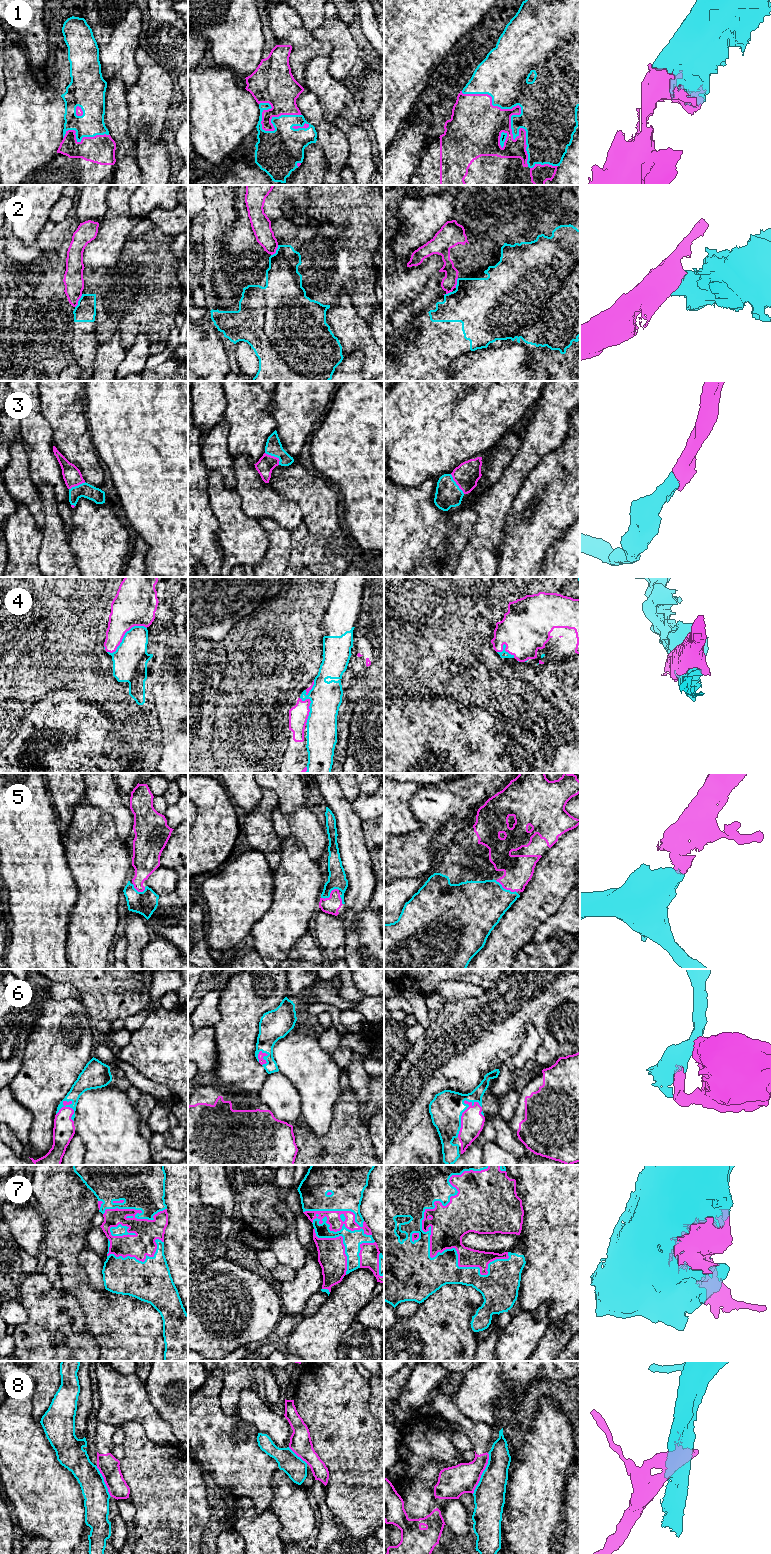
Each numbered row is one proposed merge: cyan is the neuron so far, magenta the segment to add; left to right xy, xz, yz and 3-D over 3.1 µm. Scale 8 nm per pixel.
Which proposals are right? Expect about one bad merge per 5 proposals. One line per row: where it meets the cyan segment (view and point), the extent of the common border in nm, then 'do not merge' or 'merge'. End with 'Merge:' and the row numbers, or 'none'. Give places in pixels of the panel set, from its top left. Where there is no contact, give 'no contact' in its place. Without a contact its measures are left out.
1: yz (515, 115) | 800 nm | merge
2: xy (78, 301) | 130 nm | do not merge
3: xz (274, 456) | 160 nm | merge
4: xy (124, 635) | 380 nm | do not merge
5: yz (505, 889) | 200 nm | merge
6: yz (461, 1115) | 340 nm | merge
7: yz (421, 1224) | 900 nm | merge
8: yz (482, 1473) | 360 nm | do not merge
Merge: 1, 3, 5, 6, 7

